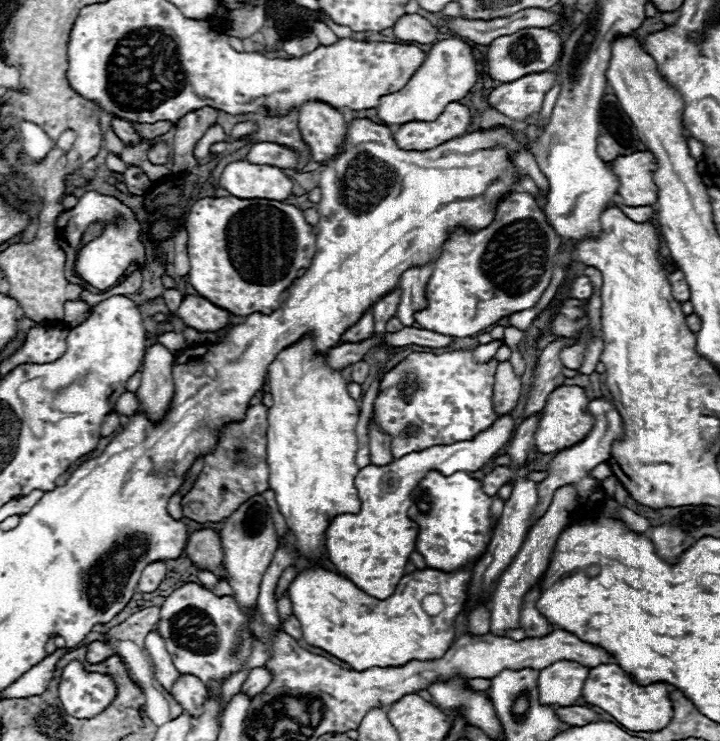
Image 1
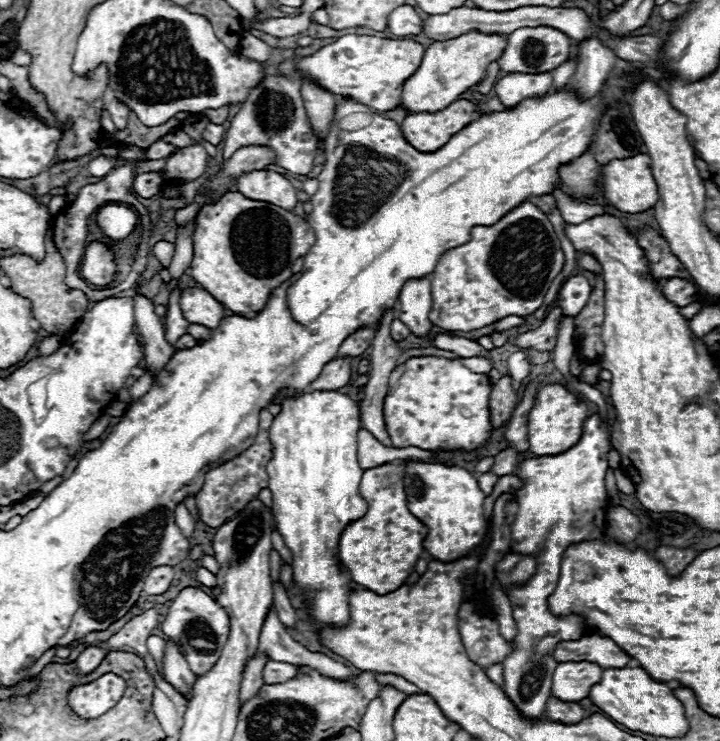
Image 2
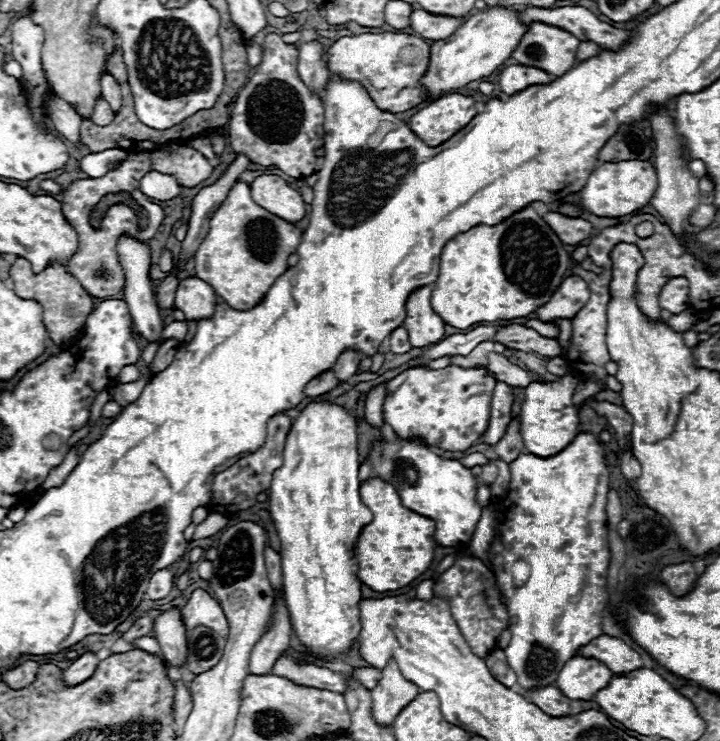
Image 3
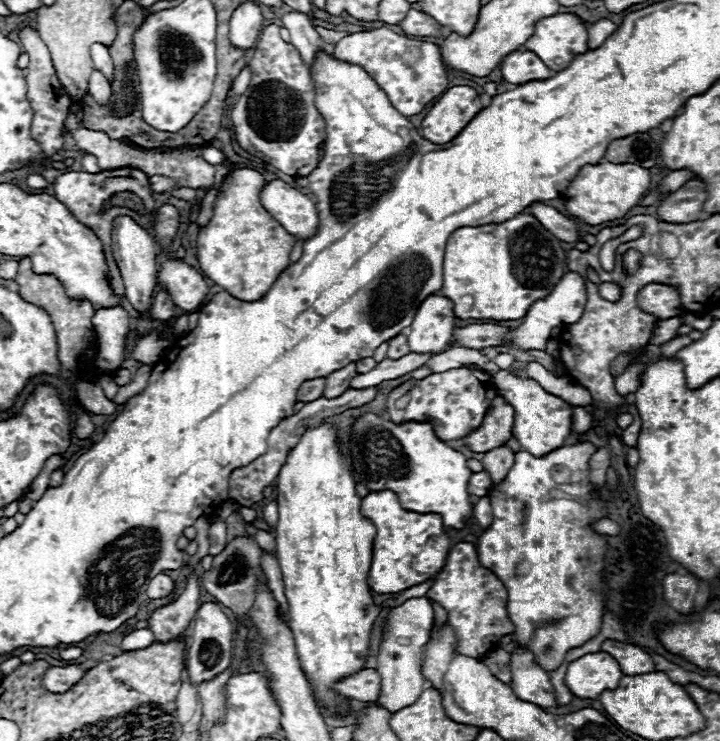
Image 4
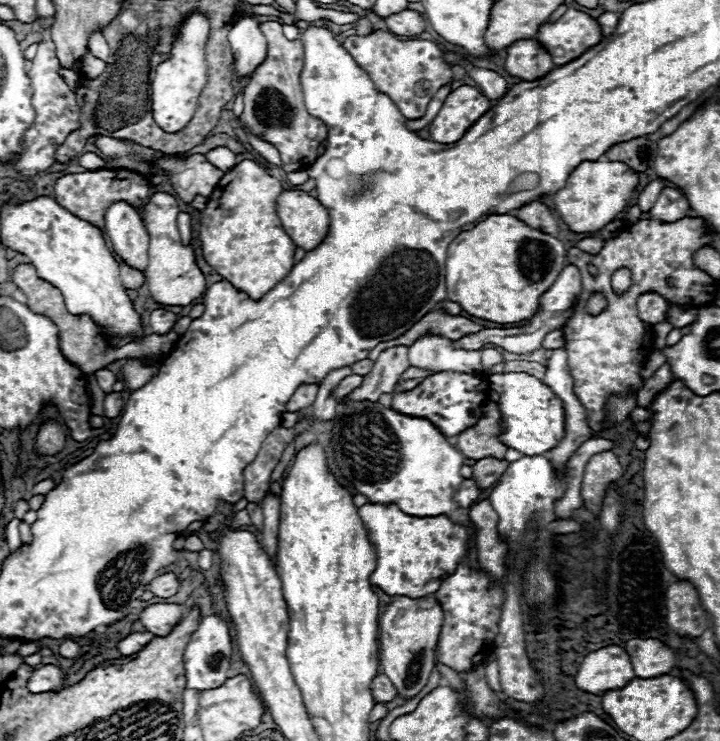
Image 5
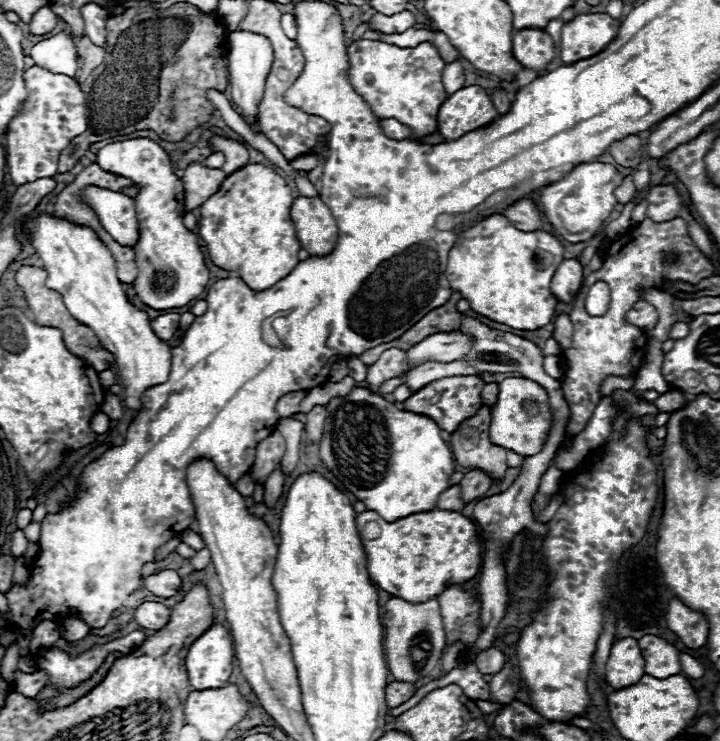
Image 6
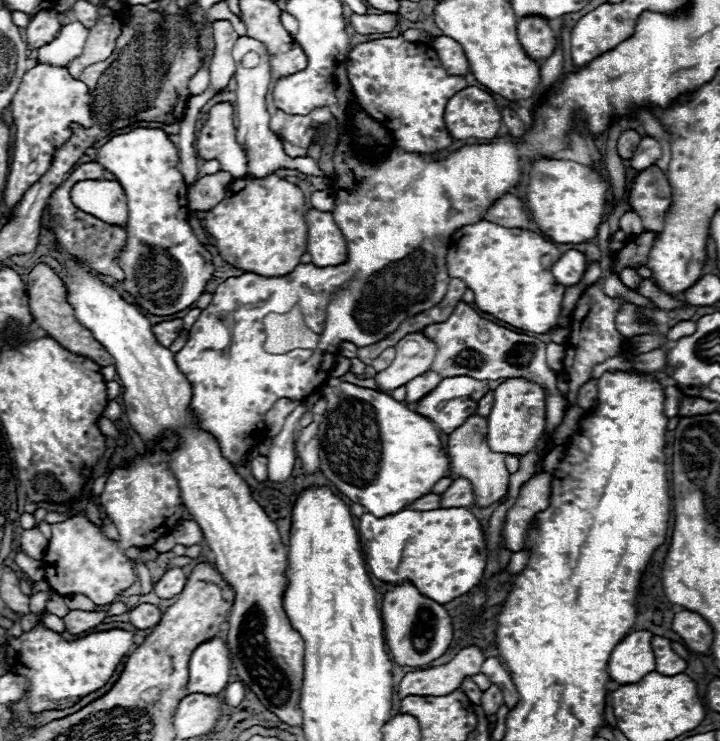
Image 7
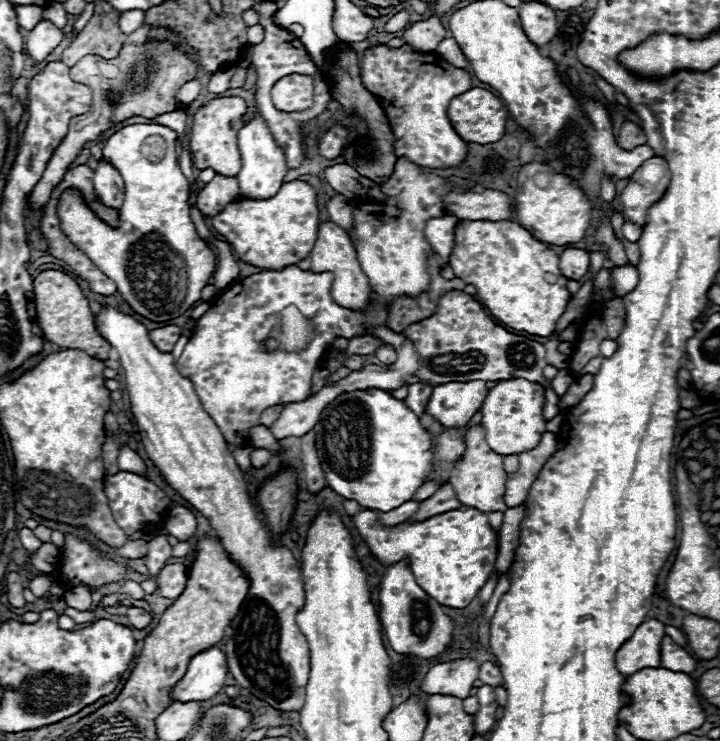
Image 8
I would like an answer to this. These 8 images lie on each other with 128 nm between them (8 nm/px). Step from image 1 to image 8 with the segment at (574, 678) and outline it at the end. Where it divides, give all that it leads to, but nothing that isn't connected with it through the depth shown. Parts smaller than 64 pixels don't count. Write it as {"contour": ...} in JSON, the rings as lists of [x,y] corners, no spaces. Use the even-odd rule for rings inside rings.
{"contour":[[[650,618],[642,622],[616,652],[616,668],[624,676],[630,676],[640,668],[658,668],[664,636],[664,624],[660,620]]]}

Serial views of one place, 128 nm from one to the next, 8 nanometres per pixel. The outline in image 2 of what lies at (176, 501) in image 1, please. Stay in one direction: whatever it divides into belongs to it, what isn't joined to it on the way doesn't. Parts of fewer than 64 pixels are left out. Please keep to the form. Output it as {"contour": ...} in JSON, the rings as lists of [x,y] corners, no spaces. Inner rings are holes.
{"contour":[[[178,504],[178,508],[176,508],[176,524],[178,524],[178,528],[182,530],[182,534],[184,534],[186,538],[192,538],[196,522],[194,522],[194,518],[190,516],[190,512],[186,510],[184,504]]]}

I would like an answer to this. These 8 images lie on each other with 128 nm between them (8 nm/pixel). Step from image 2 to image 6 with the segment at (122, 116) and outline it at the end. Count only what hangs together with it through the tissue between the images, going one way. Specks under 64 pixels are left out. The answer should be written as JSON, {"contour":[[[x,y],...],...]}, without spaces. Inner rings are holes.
{"contour":[[[84,4],[82,6],[82,18],[84,18],[84,34],[94,44],[104,44],[106,40],[106,18],[108,10],[100,8],[96,4]]]}

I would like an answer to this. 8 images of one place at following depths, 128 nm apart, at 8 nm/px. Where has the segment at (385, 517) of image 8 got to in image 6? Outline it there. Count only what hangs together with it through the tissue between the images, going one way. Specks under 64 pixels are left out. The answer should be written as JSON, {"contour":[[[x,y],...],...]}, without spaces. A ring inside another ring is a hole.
{"contour":[[[452,486],[452,488],[444,490],[444,492],[438,496],[436,508],[440,508],[440,510],[462,510],[464,504],[462,504],[462,500],[460,500],[460,488],[458,488],[458,486]]]}

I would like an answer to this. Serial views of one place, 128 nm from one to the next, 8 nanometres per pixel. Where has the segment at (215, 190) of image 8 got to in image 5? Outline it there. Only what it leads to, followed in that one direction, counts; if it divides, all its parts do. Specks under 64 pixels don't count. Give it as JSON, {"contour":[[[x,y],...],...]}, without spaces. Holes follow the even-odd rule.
{"contour":[[[194,154],[194,156],[188,156],[186,160],[172,160],[172,158],[168,158],[168,160],[154,160],[152,166],[160,166],[160,168],[164,168],[168,172],[168,178],[174,184],[176,194],[186,204],[190,204],[198,194],[208,198],[214,192],[214,188],[218,186],[220,178],[224,176],[224,172],[220,168],[212,166],[206,160],[204,154]],[[184,172],[192,172],[194,174],[192,176],[192,184],[188,188],[182,188],[180,180],[178,180],[178,176],[184,174]]]}

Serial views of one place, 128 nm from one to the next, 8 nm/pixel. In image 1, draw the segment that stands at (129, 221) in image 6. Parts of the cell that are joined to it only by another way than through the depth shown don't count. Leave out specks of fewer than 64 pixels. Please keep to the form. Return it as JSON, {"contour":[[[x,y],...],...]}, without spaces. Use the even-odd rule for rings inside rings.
{"contour":[[[154,342],[146,348],[146,356],[142,362],[142,384],[136,394],[140,398],[140,410],[148,412],[152,420],[160,420],[172,400],[174,360],[174,354],[160,342]]]}

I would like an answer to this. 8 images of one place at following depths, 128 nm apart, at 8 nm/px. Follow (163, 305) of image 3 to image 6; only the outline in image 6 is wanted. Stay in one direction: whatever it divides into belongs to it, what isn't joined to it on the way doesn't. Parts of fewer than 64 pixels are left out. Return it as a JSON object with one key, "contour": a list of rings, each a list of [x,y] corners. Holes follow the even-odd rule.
{"contour":[[[164,314],[152,320],[152,330],[160,340],[166,342],[174,336],[174,332],[178,330],[178,324],[180,324],[180,314]]]}

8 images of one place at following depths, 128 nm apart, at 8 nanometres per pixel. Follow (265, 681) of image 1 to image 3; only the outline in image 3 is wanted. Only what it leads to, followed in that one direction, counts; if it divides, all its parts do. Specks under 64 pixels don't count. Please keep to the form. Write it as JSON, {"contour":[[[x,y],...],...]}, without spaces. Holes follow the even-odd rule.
{"contour":[[[280,658],[274,664],[274,674],[284,676],[296,684],[302,686],[312,686],[312,688],[320,688],[320,690],[330,690],[330,692],[346,692],[346,678],[340,672],[332,672],[328,668],[320,668],[314,664],[304,664],[304,666],[296,666],[292,660],[288,658]]]}

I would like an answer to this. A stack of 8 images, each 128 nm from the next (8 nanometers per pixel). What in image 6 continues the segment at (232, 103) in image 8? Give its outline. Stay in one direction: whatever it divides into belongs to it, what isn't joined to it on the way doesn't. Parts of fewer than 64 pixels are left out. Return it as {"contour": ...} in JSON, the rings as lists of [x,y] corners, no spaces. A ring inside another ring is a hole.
{"contour":[[[214,134],[214,136],[208,140],[208,144],[210,144],[210,148],[212,148],[214,152],[222,152],[222,154],[226,156],[226,162],[224,162],[224,166],[222,166],[224,172],[232,174],[232,172],[236,172],[236,170],[240,170],[242,166],[248,164],[248,158],[250,158],[250,156],[248,156],[248,150],[246,150],[246,146],[244,146],[242,142]]]}

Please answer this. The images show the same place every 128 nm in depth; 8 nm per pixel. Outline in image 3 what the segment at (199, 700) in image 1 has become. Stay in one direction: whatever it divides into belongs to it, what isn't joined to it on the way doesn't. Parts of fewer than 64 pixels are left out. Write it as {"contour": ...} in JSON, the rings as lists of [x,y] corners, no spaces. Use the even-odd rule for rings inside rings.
{"contour":[[[170,608],[154,618],[154,636],[160,642],[162,656],[166,658],[168,666],[184,664],[188,656],[188,644],[180,608]]]}

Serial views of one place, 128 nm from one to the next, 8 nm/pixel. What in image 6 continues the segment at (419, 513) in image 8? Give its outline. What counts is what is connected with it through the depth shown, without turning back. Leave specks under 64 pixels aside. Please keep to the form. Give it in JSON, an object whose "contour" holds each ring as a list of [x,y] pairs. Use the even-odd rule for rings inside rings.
{"contour":[[[470,470],[470,472],[460,480],[462,500],[464,500],[466,504],[474,502],[476,498],[480,498],[480,496],[484,496],[484,494],[488,492],[490,484],[492,484],[492,482],[488,480],[488,476],[484,476],[484,472],[480,472],[480,470]]]}

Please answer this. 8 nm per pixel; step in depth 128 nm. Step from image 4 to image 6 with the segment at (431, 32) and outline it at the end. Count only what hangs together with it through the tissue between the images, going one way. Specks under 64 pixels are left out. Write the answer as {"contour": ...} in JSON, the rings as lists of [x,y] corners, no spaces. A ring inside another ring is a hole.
{"contour":[[[408,10],[392,14],[392,16],[374,14],[368,20],[368,28],[370,30],[378,30],[378,32],[384,32],[384,34],[400,34],[400,32],[412,28],[414,24],[416,24],[416,20],[414,20],[414,16]]]}

